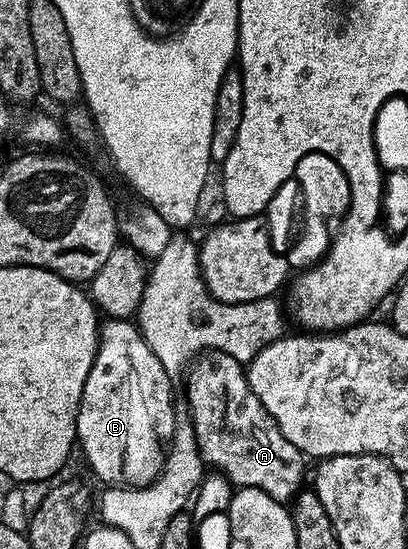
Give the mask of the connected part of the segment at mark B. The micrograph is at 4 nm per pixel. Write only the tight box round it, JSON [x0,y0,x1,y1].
[76,318,178,488]

